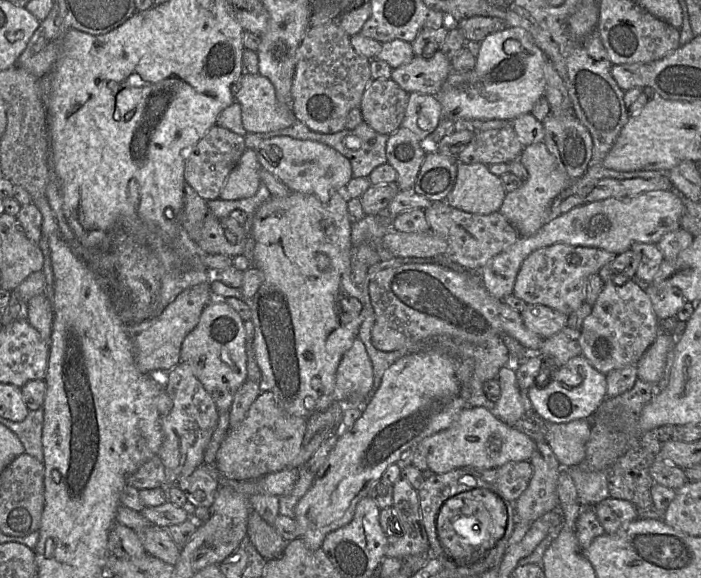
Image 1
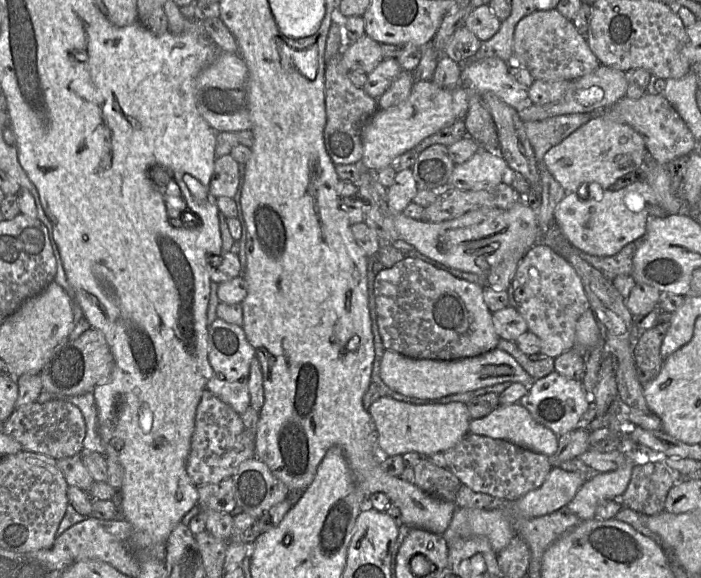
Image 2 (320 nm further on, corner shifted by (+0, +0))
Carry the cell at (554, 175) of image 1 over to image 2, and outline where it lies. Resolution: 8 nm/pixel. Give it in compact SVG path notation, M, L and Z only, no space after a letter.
M599 115L592 118L589 122L578 128L566 139L564 139L561 143L549 149L544 156L544 164L546 165L552 176L555 178L555 180L566 190L566 193L575 193L582 200L589 200L592 198L600 199L601 193L598 196L594 195L594 193L588 189L589 184L598 184L600 187L602 187L603 190L609 189L609 187L613 185L613 183L622 176L641 168L645 161L646 154L647 154L647 148L644 139L636 130L634 130L631 126L627 124L611 121L605 115Z

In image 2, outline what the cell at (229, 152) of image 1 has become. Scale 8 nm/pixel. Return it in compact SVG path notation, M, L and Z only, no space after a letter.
M227 154L217 157L215 160L214 172L210 181L209 192L216 198L234 197L240 181L239 163Z

